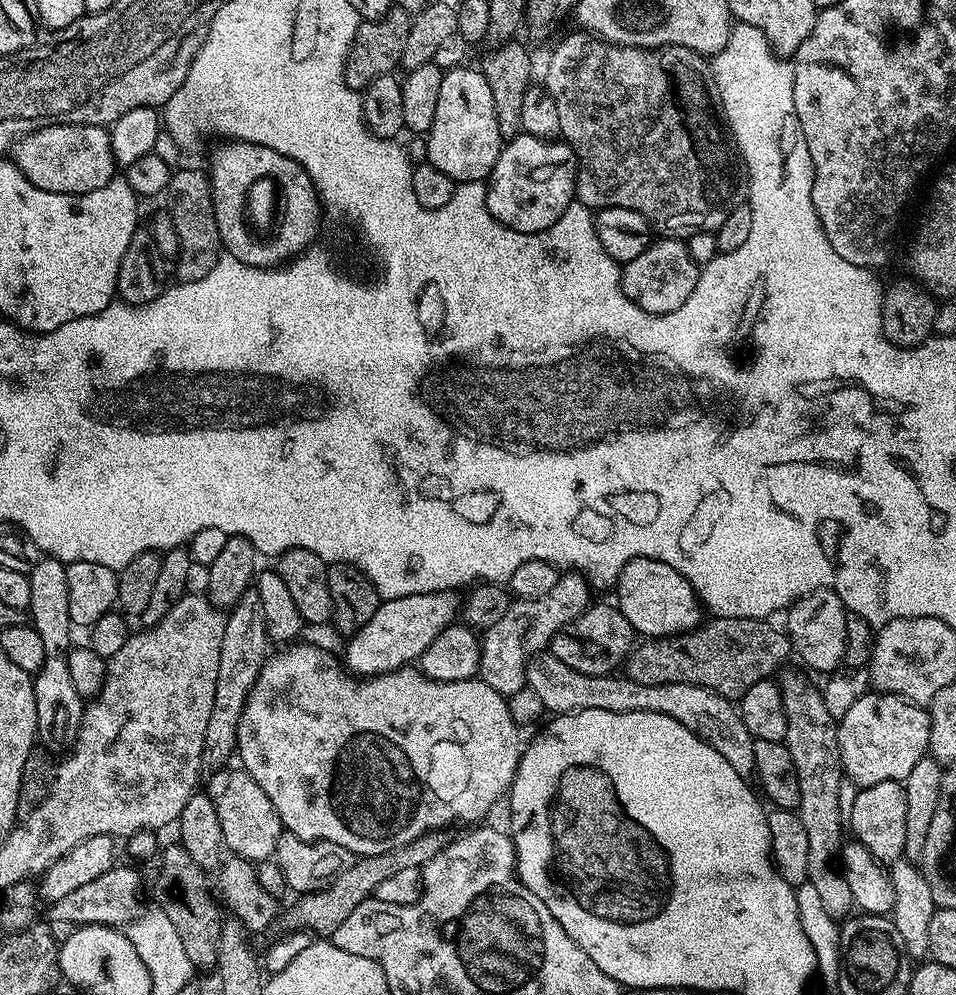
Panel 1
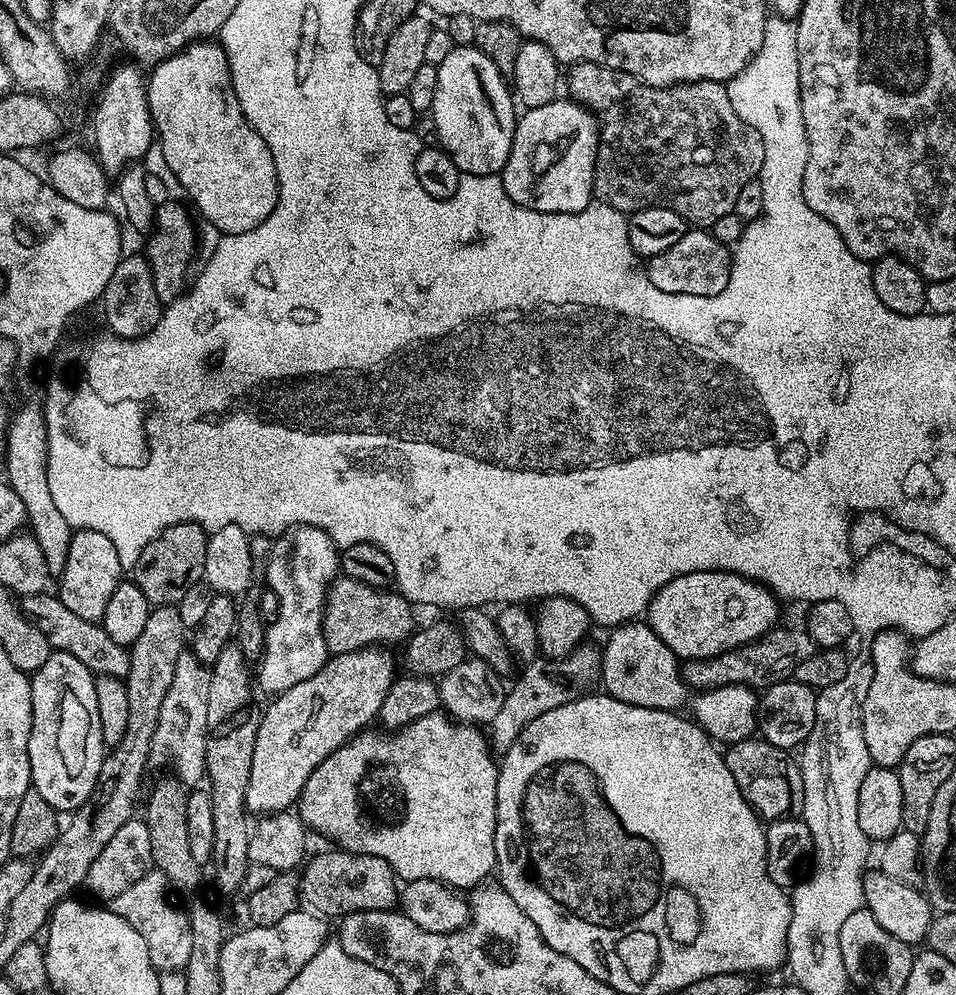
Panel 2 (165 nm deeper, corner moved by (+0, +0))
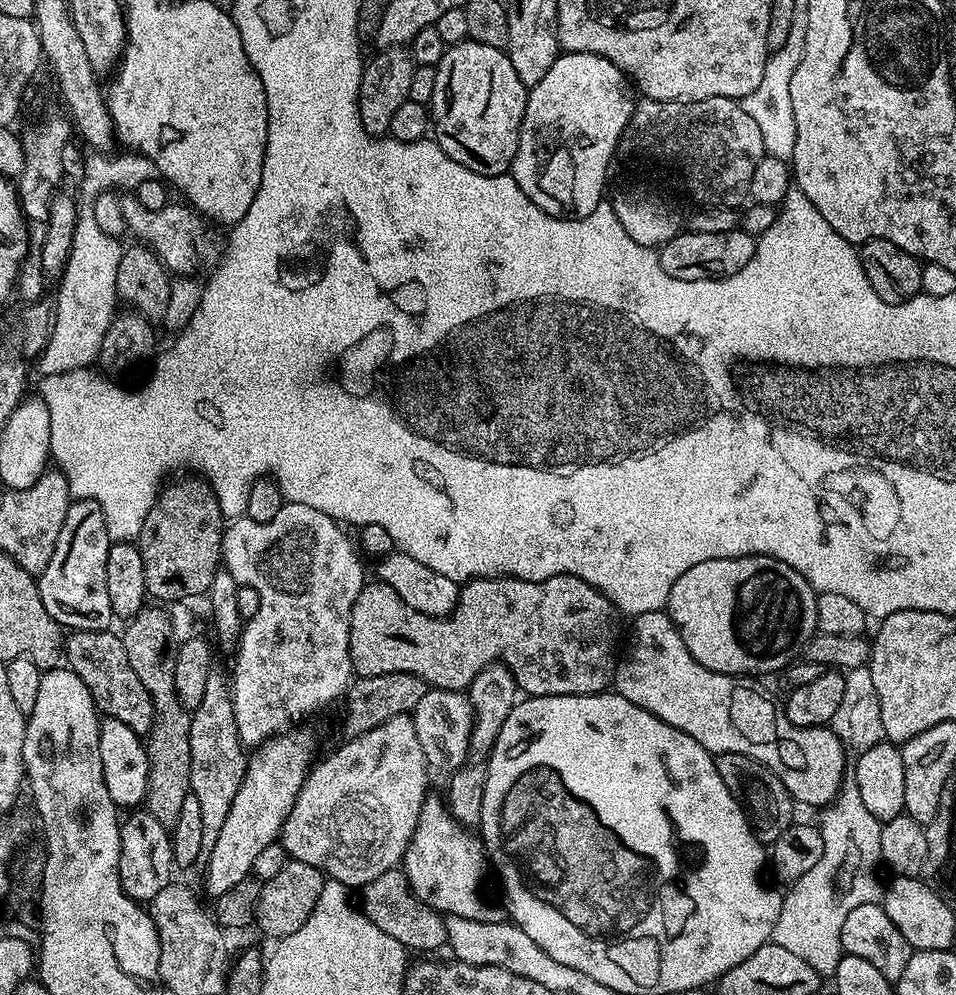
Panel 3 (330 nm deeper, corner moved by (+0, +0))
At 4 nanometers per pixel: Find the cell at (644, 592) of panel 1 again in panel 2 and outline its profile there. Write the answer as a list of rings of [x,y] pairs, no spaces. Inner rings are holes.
[[[691,572],[675,576],[669,584],[656,591],[655,598],[648,604],[646,622],[681,661],[713,660],[723,652],[761,640],[781,623],[780,607],[781,601],[768,585],[758,584],[736,572]]]

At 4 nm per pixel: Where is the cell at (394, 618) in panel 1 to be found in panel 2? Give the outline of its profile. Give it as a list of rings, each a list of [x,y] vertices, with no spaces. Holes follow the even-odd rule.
[[[369,646],[367,648],[359,648],[353,652],[346,654],[338,654],[337,656],[329,655],[328,660],[314,673],[310,678],[306,678],[306,682],[298,682],[298,686],[290,686],[290,690],[273,695],[272,700],[260,714],[260,725],[258,726],[258,734],[254,742],[254,762],[250,766],[250,782],[246,786],[246,806],[249,813],[256,814],[273,814],[291,809],[297,803],[300,792],[306,786],[306,782],[310,778],[310,774],[314,774],[314,770],[325,760],[330,754],[334,754],[334,750],[338,750],[344,743],[351,740],[353,736],[365,731],[369,727],[371,720],[375,721],[380,715],[380,707],[382,702],[386,702],[386,694],[390,690],[392,681],[397,679],[398,671],[392,665],[392,656],[388,652],[383,652],[383,647]]]

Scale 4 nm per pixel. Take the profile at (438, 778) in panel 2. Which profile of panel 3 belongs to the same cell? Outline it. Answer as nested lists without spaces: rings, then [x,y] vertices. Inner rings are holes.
[[[435,794],[425,799],[420,810],[420,817],[416,822],[416,829],[410,838],[408,848],[404,852],[402,861],[404,877],[410,882],[414,894],[426,902],[434,911],[445,915],[474,918],[476,922],[505,922],[506,908],[499,899],[491,900],[484,893],[484,875],[490,872],[490,861],[484,850],[483,839],[475,831],[469,830],[452,817],[448,805]]]

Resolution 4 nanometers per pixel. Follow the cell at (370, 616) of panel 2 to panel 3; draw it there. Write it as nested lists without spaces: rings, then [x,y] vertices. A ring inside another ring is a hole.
[[[558,574],[554,578],[545,580],[520,580],[517,576],[483,576],[477,580],[467,581],[461,587],[460,597],[454,606],[450,616],[427,616],[414,606],[406,606],[390,586],[379,582],[365,583],[364,589],[358,594],[358,598],[352,603],[350,614],[350,658],[352,659],[352,670],[357,677],[377,676],[378,674],[414,674],[427,682],[429,688],[441,688],[451,692],[464,692],[474,682],[474,678],[486,666],[497,662],[506,665],[516,679],[517,689],[528,696],[595,696],[598,692],[609,691],[613,687],[616,678],[616,666],[618,663],[618,652],[616,656],[616,643],[620,640],[621,613],[607,600],[601,592],[590,582],[582,582],[582,578],[570,574]]]

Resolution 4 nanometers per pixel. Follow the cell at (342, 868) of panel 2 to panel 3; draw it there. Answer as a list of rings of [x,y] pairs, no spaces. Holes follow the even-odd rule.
[[[399,867],[386,870],[386,874],[378,874],[374,882],[364,885],[359,893],[358,907],[378,930],[386,930],[390,938],[398,938],[405,948],[416,954],[436,954],[448,943],[446,934],[446,919],[441,913],[434,911],[422,898],[414,894],[408,879],[404,877],[403,871]]]

